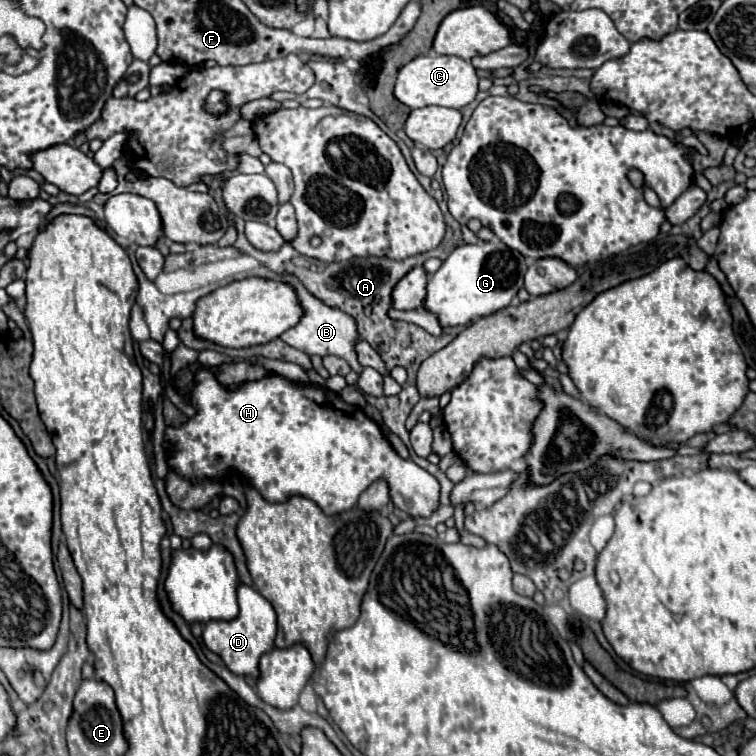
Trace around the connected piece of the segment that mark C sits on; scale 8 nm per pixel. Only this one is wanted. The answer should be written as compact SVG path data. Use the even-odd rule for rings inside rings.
M440 54L418 56L412 62L408 62L398 72L394 88L394 96L408 108L424 108L432 104L446 108L462 108L476 98L476 92L478 92L476 68L458 56L440 56Z

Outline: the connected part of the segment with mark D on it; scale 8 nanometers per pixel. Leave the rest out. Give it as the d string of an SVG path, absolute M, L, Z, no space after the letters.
M246 584L238 586L238 604L240 604L240 612L234 620L206 622L202 638L204 638L206 646L224 660L224 664L228 666L230 672L258 678L260 656L274 648L276 612L274 612L272 604L262 594L258 594L252 586L246 586Z

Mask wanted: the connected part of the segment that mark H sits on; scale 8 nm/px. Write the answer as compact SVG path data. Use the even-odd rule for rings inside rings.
M200 366L194 372L192 382L190 404L194 406L196 414L178 428L168 426L164 432L164 440L170 444L166 452L168 466L180 478L190 482L202 482L204 478L228 482L236 476L242 484L256 488L266 502L288 502L290 496L302 496L316 502L328 516L350 510L356 506L358 496L372 482L384 480L394 506L410 516L430 516L438 508L438 480L412 460L400 458L384 438L380 426L358 406L346 404L338 392L320 388L316 384L292 382L274 372L268 372L260 380L248 380L236 390L226 390L206 366Z

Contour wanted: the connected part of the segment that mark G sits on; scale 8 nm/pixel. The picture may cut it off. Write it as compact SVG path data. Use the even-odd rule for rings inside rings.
M500 240L458 246L428 278L424 310L438 316L442 328L470 324L476 318L484 318L510 304L516 292L522 288L526 274L526 260L520 252L508 248Z

